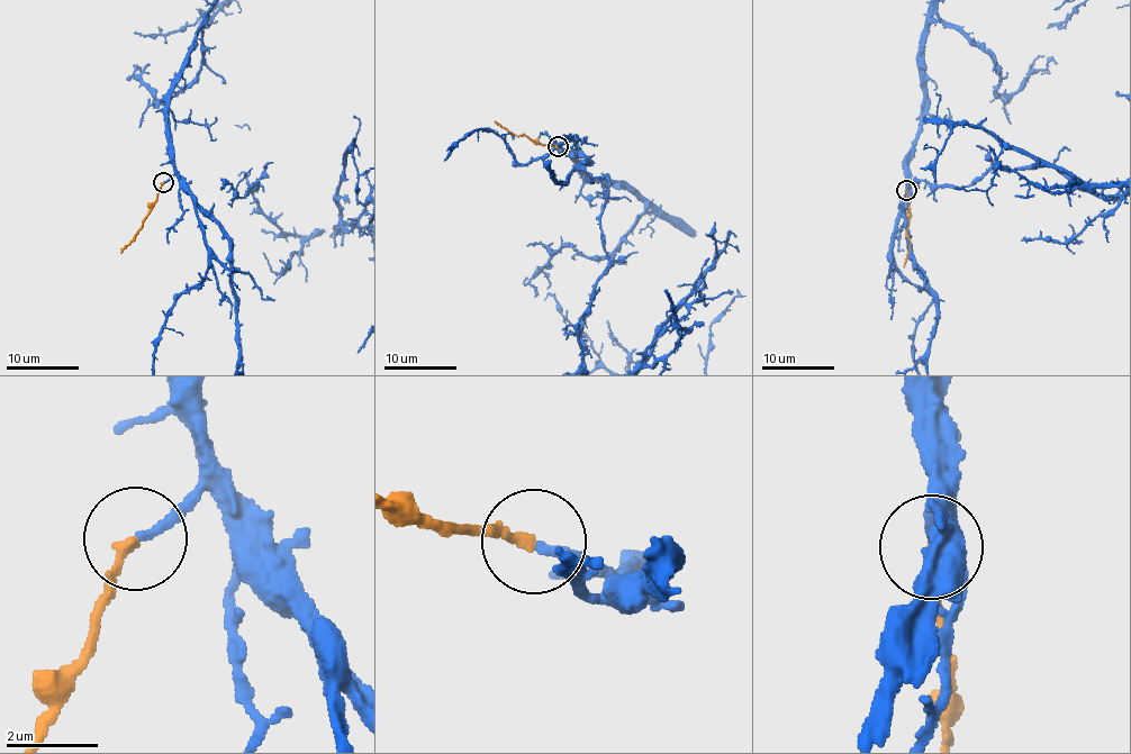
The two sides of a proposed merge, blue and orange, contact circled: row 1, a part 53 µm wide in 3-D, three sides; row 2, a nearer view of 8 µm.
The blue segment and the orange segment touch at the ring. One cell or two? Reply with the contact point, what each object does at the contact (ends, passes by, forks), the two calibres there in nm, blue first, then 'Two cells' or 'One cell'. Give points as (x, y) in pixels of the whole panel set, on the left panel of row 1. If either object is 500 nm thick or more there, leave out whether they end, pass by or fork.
Place: (163, 182). At the ring blue ends. At the ring orange ends. Thickness 180 nm (blue) against 200 nm. One cell

